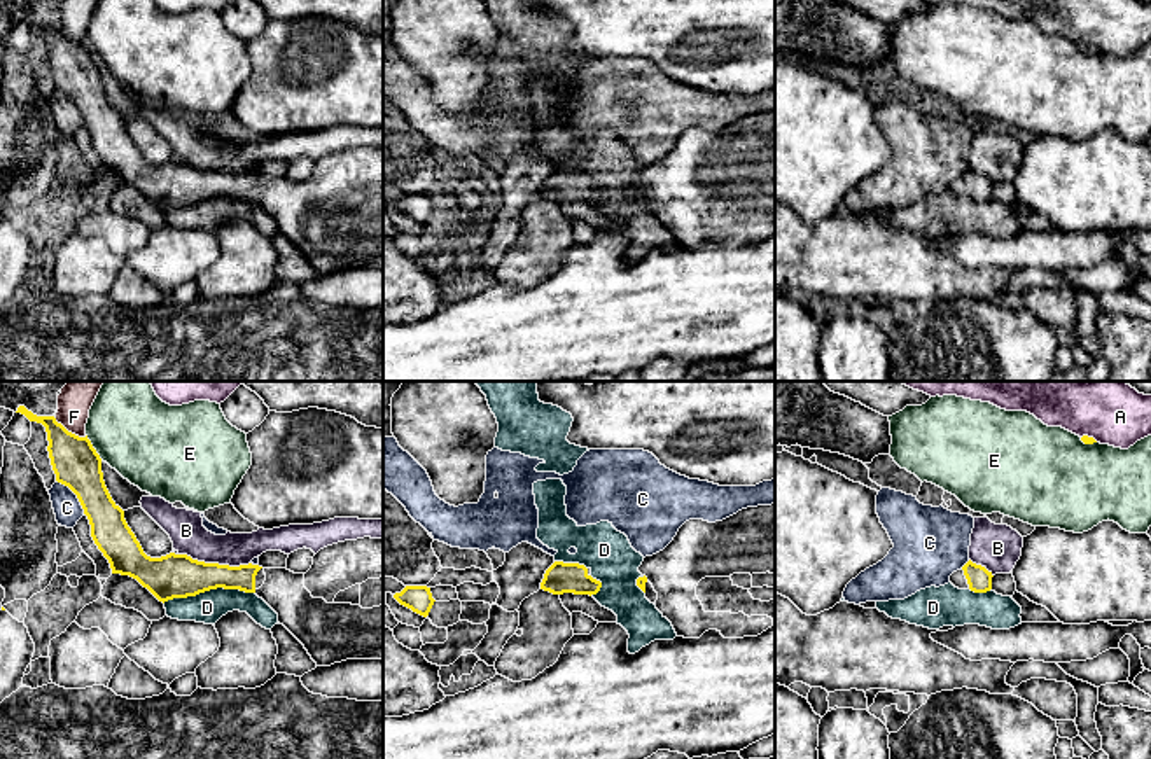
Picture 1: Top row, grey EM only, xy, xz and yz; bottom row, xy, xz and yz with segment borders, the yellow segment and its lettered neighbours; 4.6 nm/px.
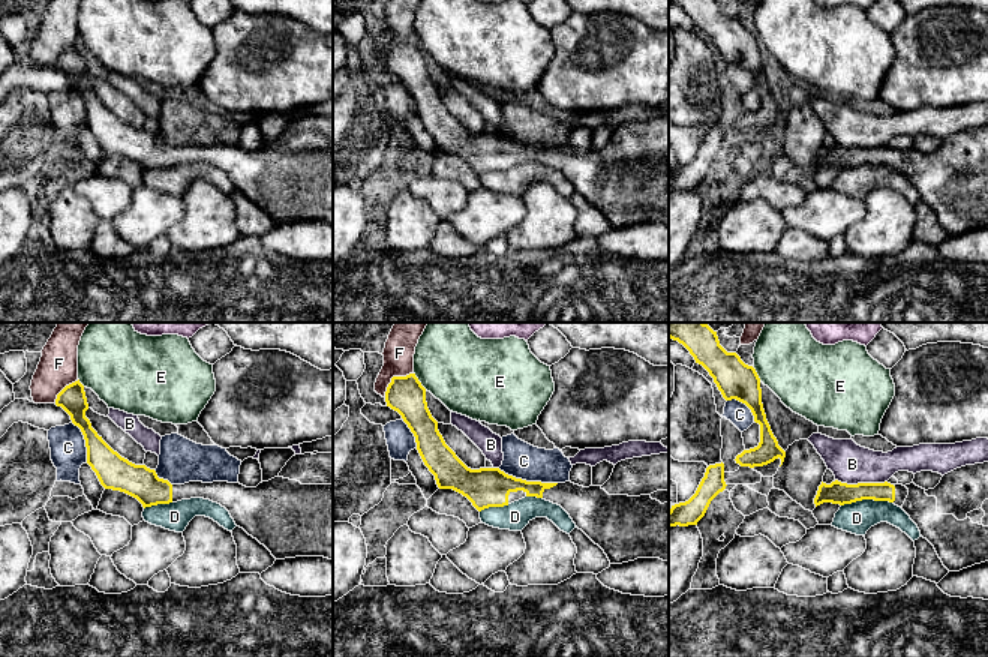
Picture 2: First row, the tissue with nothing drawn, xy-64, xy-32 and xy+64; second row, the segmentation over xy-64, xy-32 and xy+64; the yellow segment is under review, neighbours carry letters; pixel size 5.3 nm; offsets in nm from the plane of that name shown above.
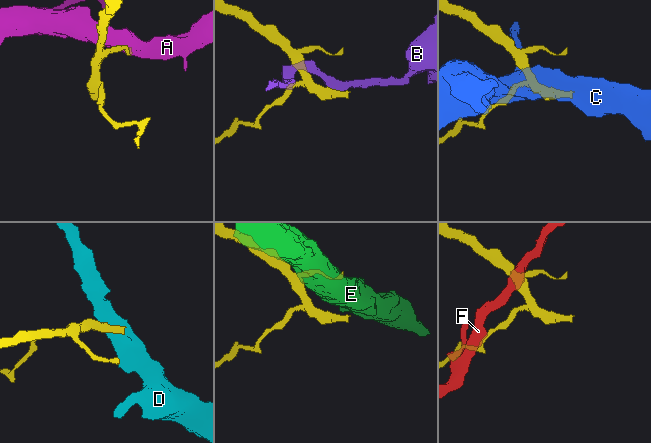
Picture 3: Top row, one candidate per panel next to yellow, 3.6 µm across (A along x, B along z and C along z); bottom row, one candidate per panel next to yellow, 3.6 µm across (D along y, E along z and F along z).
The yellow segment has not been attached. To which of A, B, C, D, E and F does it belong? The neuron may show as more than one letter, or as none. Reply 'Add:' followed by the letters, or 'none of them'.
Add: none of them

